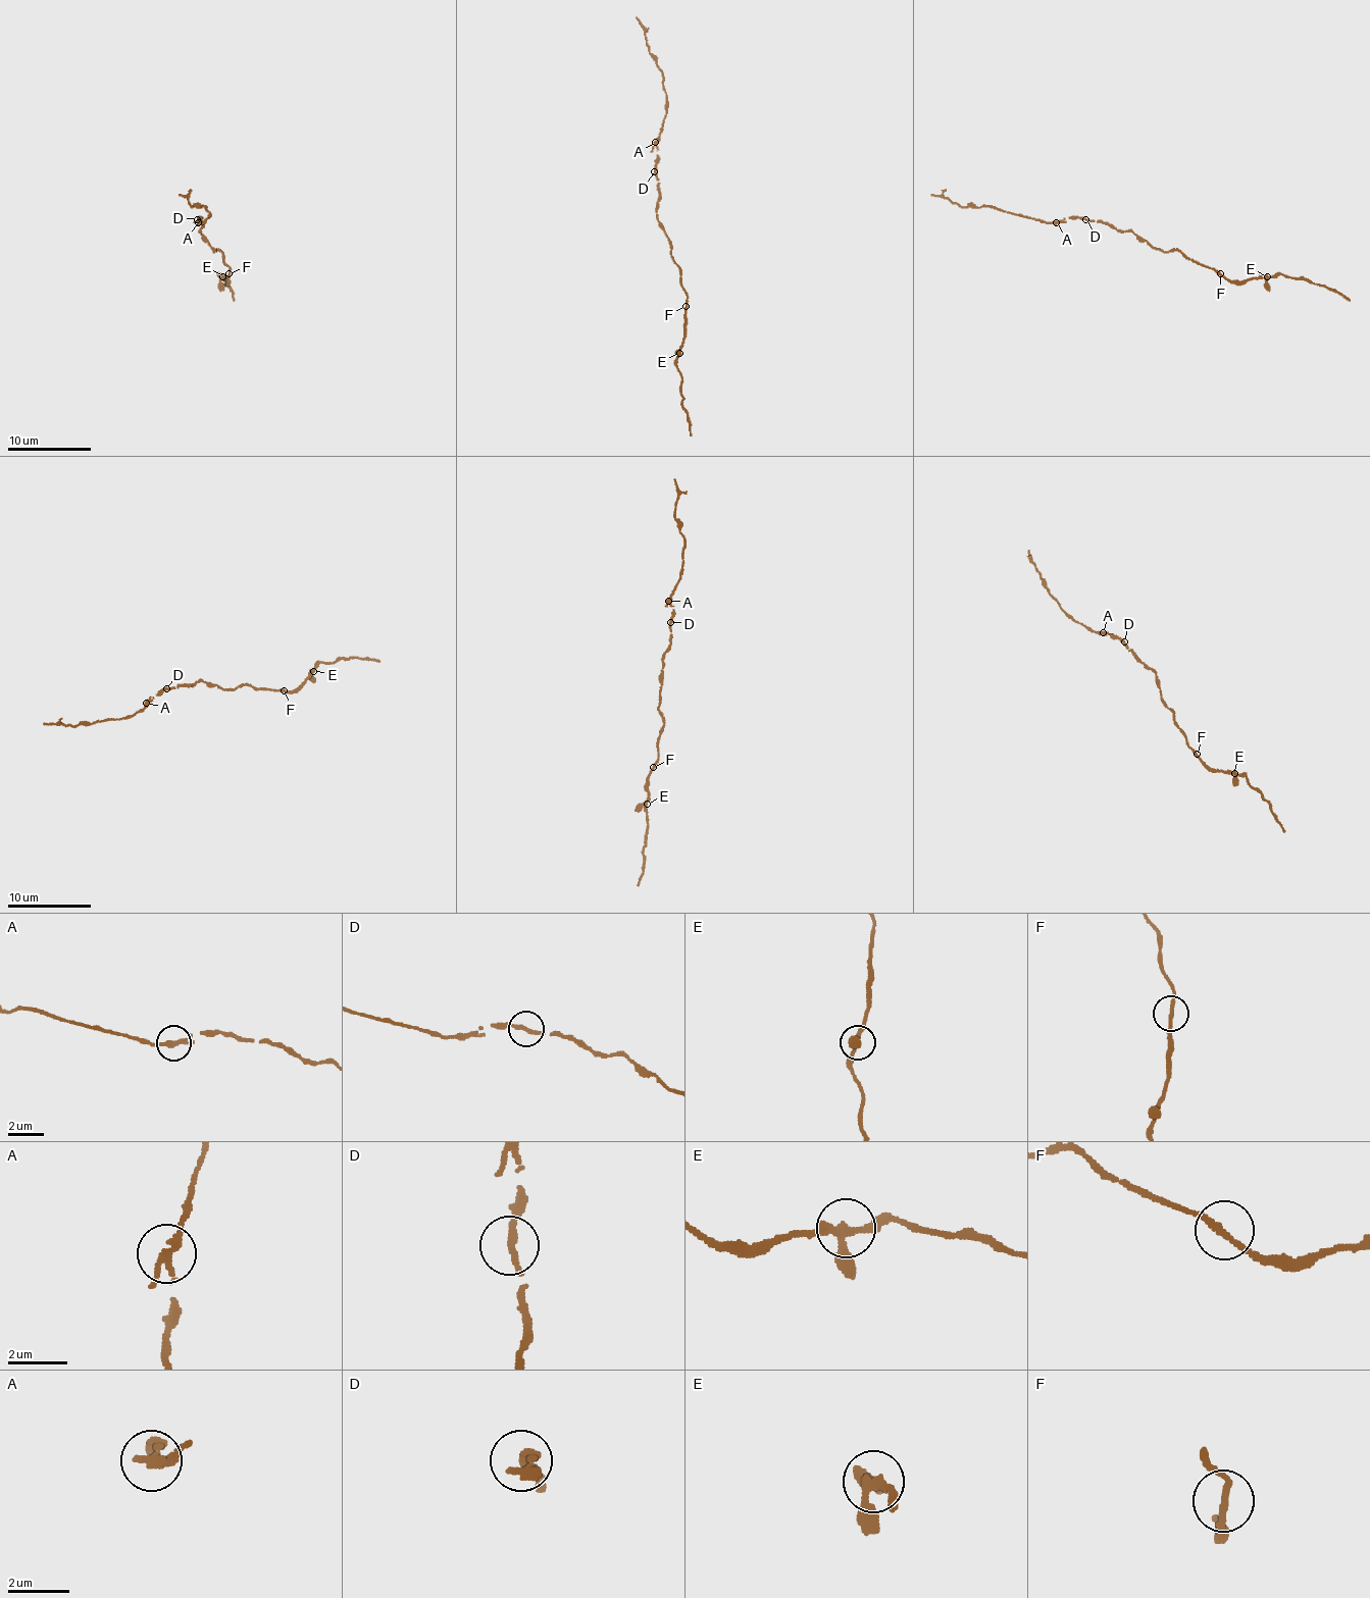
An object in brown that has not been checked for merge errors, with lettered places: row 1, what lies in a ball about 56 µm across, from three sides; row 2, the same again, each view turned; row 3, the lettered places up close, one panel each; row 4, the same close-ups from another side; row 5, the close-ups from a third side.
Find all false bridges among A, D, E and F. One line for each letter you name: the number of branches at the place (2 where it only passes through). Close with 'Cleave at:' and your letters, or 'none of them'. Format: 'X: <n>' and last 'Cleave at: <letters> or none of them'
A: 1
Cleave at: A

